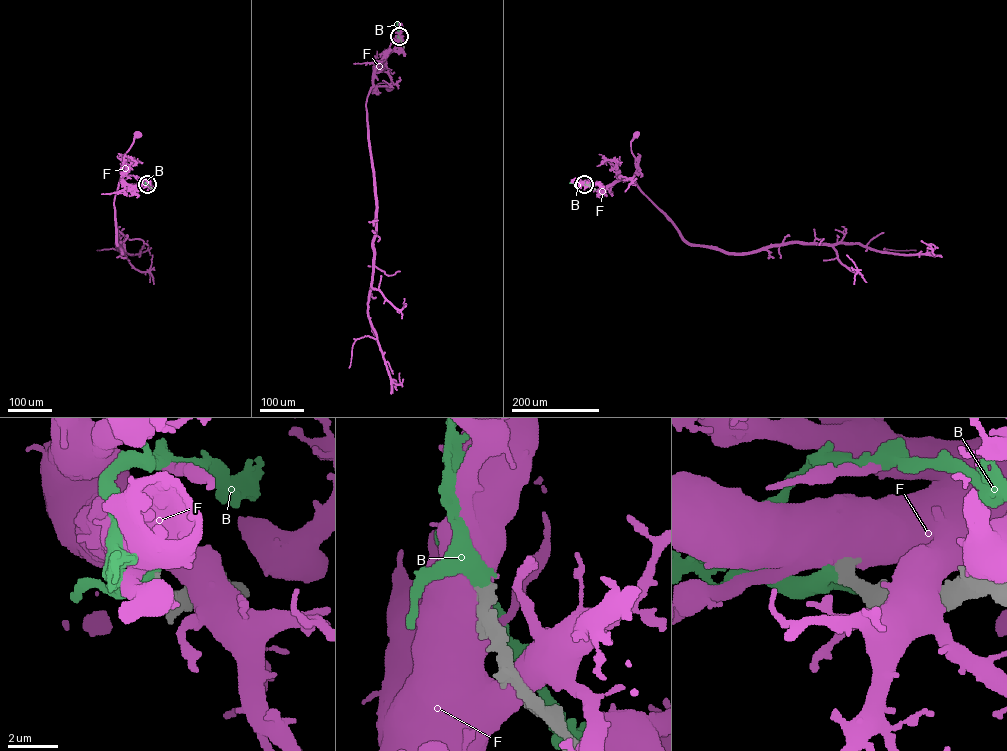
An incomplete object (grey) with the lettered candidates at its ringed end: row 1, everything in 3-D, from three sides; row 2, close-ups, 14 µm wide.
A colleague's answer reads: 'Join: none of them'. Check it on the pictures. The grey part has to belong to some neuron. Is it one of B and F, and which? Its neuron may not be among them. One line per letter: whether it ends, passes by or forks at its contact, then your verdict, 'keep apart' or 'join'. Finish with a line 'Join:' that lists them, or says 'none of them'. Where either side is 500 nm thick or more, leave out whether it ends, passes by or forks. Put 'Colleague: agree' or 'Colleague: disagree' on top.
Colleague: disagree
B: join
F: keep apart
Join: B

